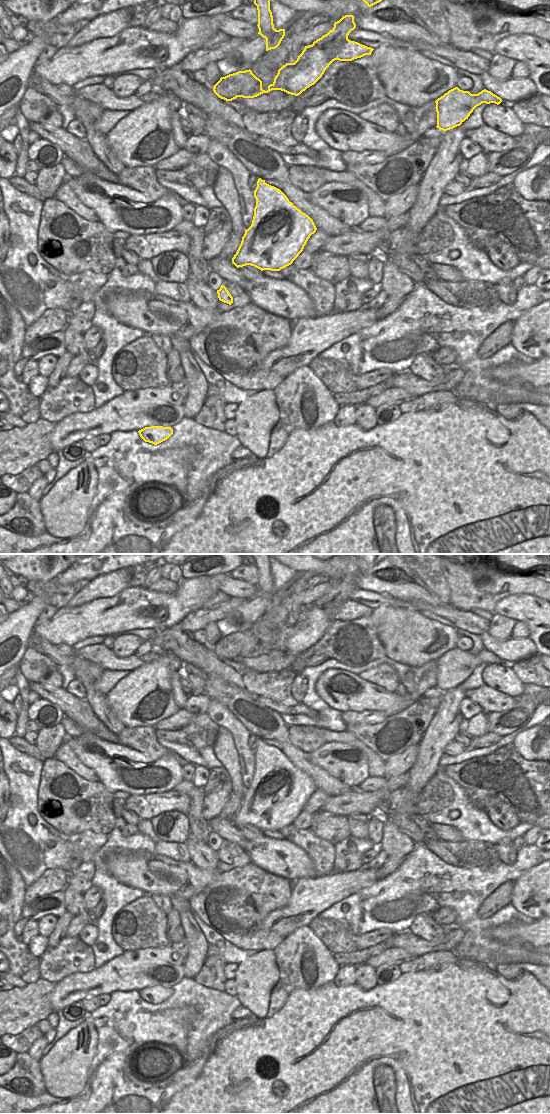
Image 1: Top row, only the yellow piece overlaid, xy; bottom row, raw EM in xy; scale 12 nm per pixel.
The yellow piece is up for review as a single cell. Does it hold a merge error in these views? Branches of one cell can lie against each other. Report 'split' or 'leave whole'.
split

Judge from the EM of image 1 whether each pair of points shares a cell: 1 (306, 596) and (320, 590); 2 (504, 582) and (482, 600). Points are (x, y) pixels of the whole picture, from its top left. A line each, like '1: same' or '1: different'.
1: same
2: same

